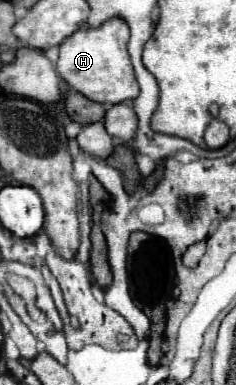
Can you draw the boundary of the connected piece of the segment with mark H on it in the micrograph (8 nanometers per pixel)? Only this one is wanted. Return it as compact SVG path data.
M111 17L95 29L79 29L61 43L57 73L87 99L97 103L123 103L139 95L139 85L133 75L131 59L127 53L129 27L123 19Z

